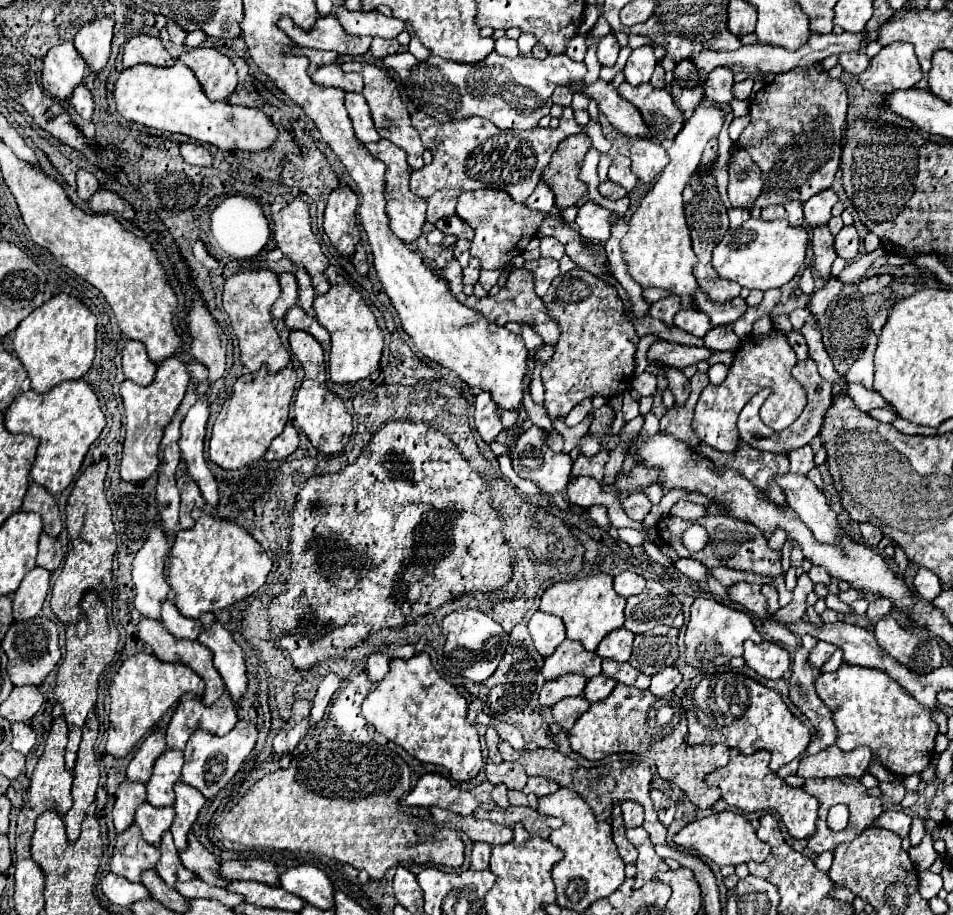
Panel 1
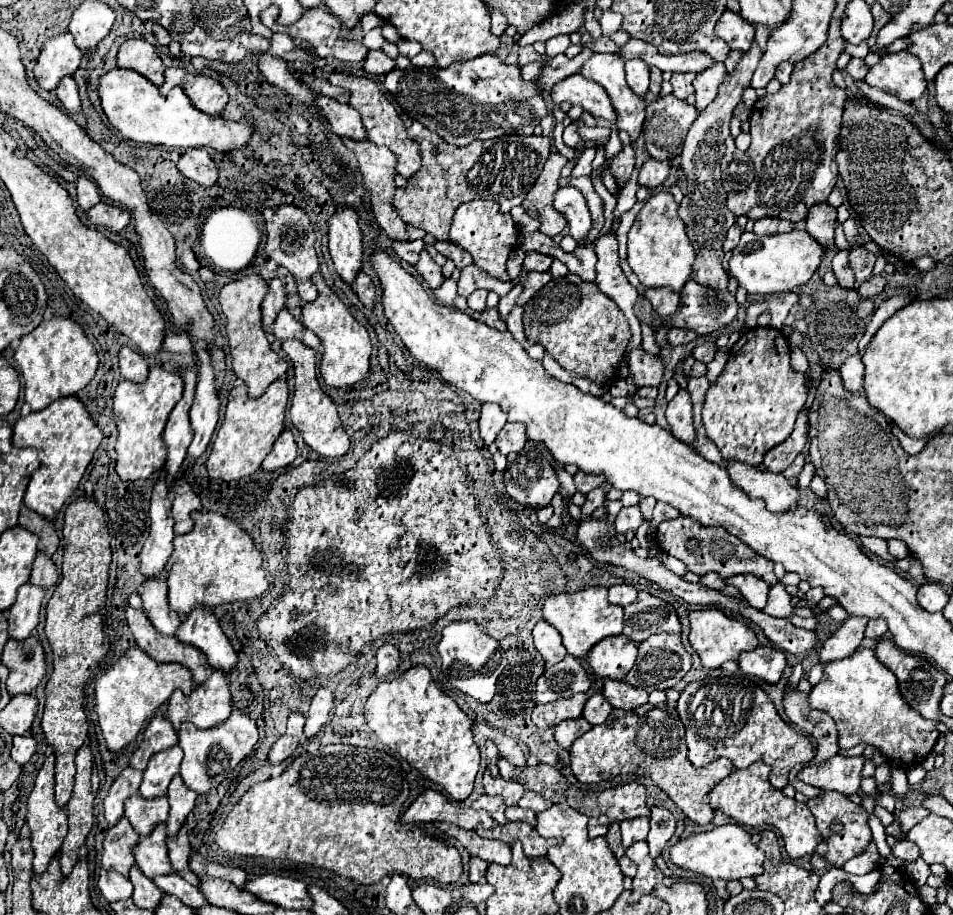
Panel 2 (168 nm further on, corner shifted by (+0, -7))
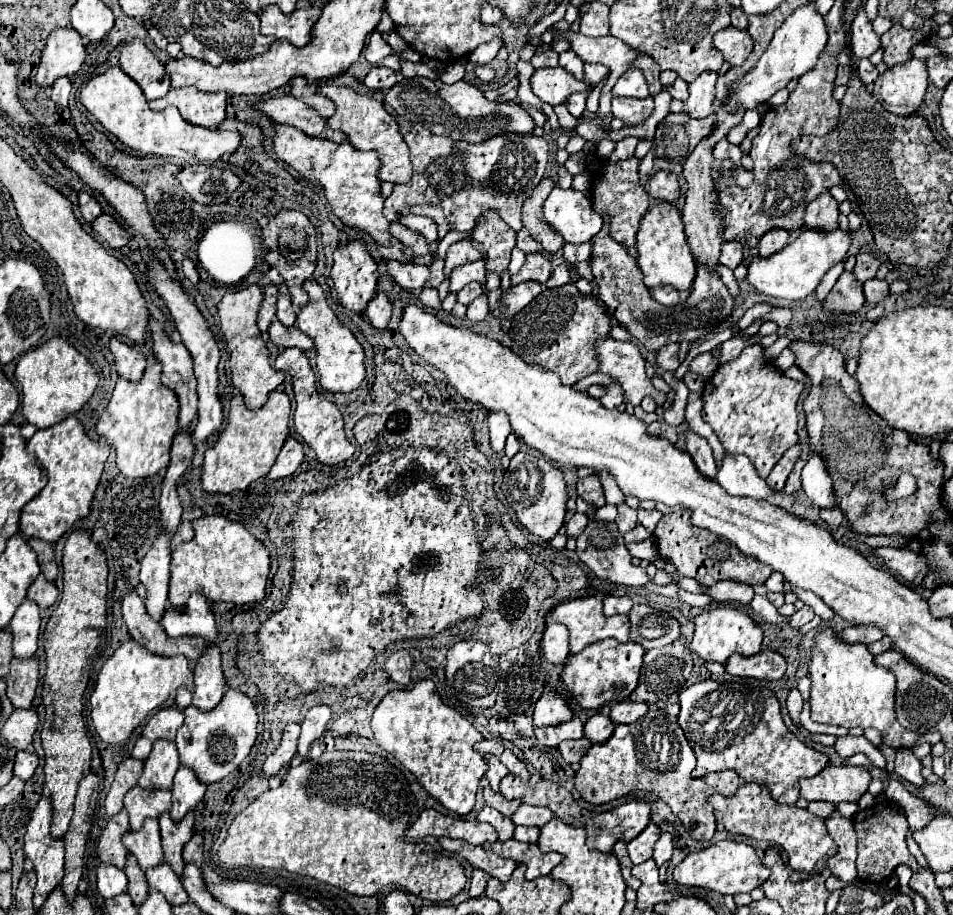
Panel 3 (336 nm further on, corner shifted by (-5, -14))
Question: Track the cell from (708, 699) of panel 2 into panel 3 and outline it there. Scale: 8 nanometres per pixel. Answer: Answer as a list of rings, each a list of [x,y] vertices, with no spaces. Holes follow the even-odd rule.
[[[705,680],[699,684],[693,684],[685,688],[679,694],[679,726],[683,728],[695,756],[697,756],[697,768],[693,770],[693,776],[705,776],[709,772],[719,772],[719,770],[735,770],[745,782],[763,782],[769,786],[773,792],[773,800],[783,802],[783,804],[795,804],[799,798],[799,778],[809,778],[819,774],[827,766],[827,756],[823,752],[817,752],[815,748],[807,746],[805,742],[797,740],[787,726],[783,724],[781,712],[779,712],[779,702],[775,694],[759,684],[745,684],[745,682],[713,682]],[[713,708],[721,708],[723,712],[713,714]]]

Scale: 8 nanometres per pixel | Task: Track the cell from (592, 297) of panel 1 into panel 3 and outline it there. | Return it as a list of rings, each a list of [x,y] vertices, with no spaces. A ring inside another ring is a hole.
[[[573,284],[543,290],[511,322],[511,350],[525,362],[539,362],[545,370],[553,370],[565,386],[599,372],[595,342],[611,338],[611,328],[615,326],[607,306],[595,294],[581,294]]]

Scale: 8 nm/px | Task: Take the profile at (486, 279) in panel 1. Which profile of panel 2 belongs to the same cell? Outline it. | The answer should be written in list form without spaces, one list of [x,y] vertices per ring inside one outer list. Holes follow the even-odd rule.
[[[478,289],[468,297],[468,307],[472,311],[484,311],[486,309],[486,289]]]

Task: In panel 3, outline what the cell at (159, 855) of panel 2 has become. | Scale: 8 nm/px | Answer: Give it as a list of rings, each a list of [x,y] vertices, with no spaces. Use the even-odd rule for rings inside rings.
[[[147,820],[143,824],[143,830],[139,832],[127,832],[127,836],[123,836],[123,844],[137,858],[141,870],[163,864],[161,836],[159,836],[157,820]]]

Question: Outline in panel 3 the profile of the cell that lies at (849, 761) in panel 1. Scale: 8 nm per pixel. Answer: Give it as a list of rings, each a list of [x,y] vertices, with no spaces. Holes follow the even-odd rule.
[[[827,766],[813,778],[801,778],[801,796],[805,800],[857,802],[869,788],[871,774],[863,766]]]

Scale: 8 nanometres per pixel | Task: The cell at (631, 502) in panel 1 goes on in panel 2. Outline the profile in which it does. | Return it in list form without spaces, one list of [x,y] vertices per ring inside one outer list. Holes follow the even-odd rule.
[[[622,507],[620,513],[616,515],[616,531],[618,533],[628,533],[628,531],[636,531],[638,525],[642,523],[642,513],[640,509],[634,507]]]

